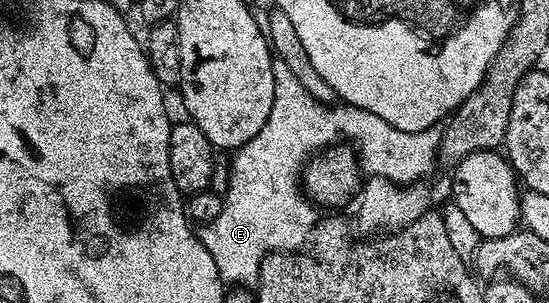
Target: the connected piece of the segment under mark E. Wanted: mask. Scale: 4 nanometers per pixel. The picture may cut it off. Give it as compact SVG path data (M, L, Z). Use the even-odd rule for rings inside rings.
M279 59L273 60L272 70L274 71L274 103L270 103L270 115L266 119L266 123L262 123L262 131L258 131L258 135L254 135L254 139L250 139L250 143L246 143L240 149L235 150L231 154L232 166L228 169L228 190L223 190L222 196L224 206L218 215L218 219L214 219L208 225L199 226L198 236L200 242L206 247L206 251L210 251L210 259L214 259L214 267L218 267L220 277L232 287L252 287L259 282L260 268L262 267L262 259L268 253L283 253L285 251L299 251L308 244L313 229L316 228L318 220L317 206L313 205L304 195L302 188L302 174L304 166L309 160L316 156L321 149L327 149L329 145L335 145L340 142L351 143L358 150L358 160L361 170L368 177L384 177L387 181L393 181L395 185L410 185L421 180L423 173L428 173L432 169L432 164L437 164L440 155L440 137L441 130L433 127L423 129L422 131L398 131L398 127L394 127L390 123L386 123L386 119L378 119L378 115L374 115L365 109L359 109L353 105L345 105L343 103L325 103L314 99L314 95L310 95L306 91L306 87L302 87L302 83L290 70L286 67L286 63L282 63Z

